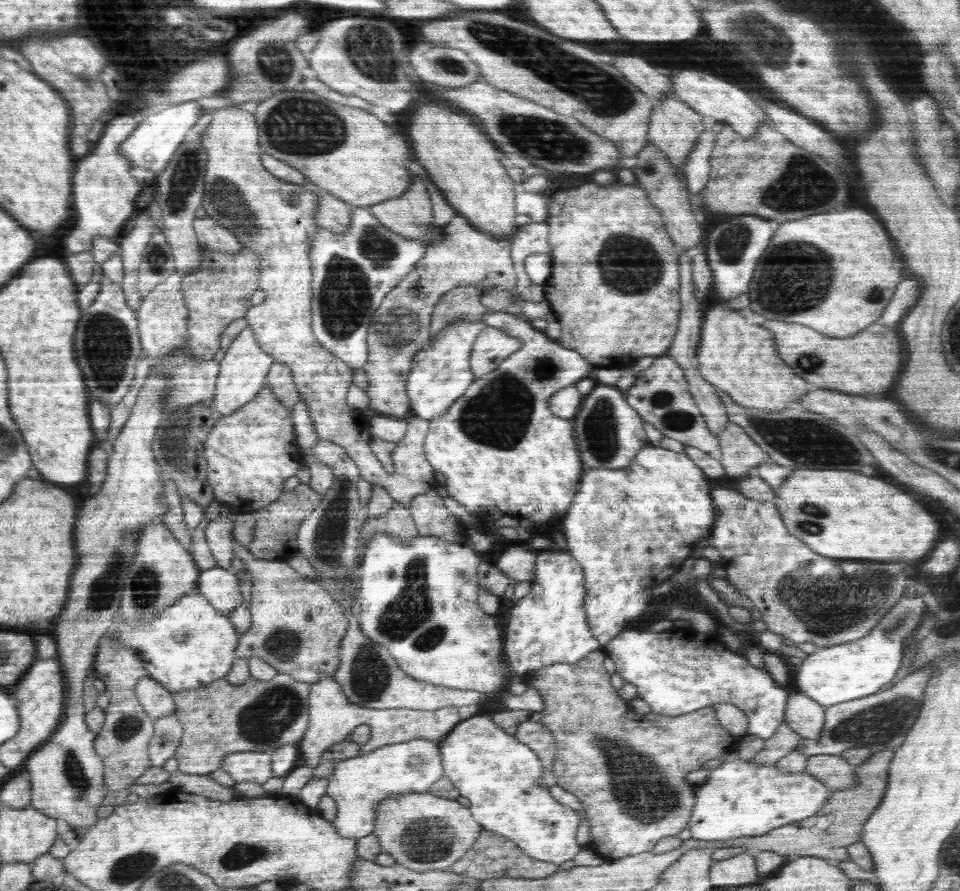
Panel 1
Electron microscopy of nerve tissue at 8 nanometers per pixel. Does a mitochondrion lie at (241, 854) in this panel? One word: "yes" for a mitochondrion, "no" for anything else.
yes

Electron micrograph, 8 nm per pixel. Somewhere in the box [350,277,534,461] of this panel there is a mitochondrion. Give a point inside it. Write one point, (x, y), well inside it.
(402, 327)

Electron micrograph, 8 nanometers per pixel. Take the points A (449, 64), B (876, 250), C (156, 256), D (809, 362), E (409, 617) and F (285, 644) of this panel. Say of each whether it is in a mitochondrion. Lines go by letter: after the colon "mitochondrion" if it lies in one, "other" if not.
A: mitochondrion
B: other
C: mitochondrion
D: mitochondrion
E: mitochondrion
F: mitochondrion

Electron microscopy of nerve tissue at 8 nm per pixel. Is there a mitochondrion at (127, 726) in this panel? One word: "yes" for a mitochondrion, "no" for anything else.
yes

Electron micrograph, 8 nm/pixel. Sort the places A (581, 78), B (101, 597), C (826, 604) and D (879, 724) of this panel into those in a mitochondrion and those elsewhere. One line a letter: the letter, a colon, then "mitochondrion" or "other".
A: mitochondrion
B: mitochondrion
C: mitochondrion
D: mitochondrion

